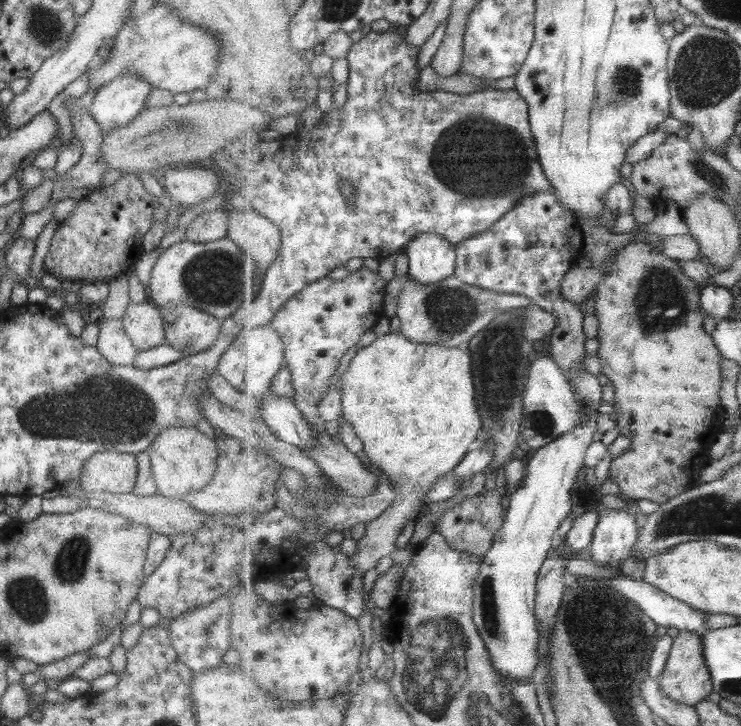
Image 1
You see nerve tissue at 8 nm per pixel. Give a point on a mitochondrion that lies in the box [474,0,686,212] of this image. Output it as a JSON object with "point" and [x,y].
{"point":[626,82]}

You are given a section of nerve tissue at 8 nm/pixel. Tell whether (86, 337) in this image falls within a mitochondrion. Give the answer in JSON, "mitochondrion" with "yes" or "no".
{"mitochondrion":"no"}

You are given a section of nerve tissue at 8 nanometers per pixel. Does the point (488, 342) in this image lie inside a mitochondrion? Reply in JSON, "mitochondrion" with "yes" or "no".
{"mitochondrion":"yes"}

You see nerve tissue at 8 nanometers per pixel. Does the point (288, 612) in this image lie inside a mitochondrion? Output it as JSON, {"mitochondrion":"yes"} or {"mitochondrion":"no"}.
{"mitochondrion":"no"}

